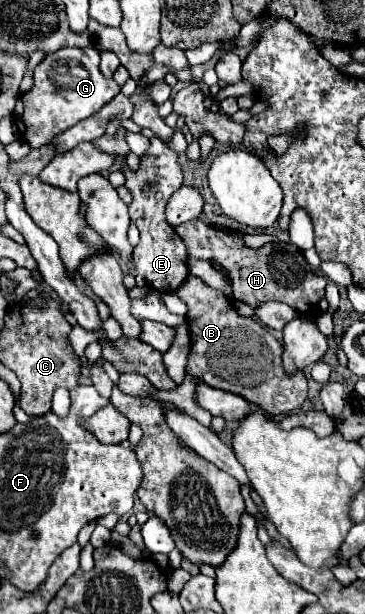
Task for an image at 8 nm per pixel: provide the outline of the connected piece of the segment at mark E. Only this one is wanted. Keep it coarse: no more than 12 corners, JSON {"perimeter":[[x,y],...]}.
{"perimeter":[[150,137],[124,185],[140,231],[130,273],[160,293],[188,275],[186,247],[166,221],[182,185],[178,155]]}

